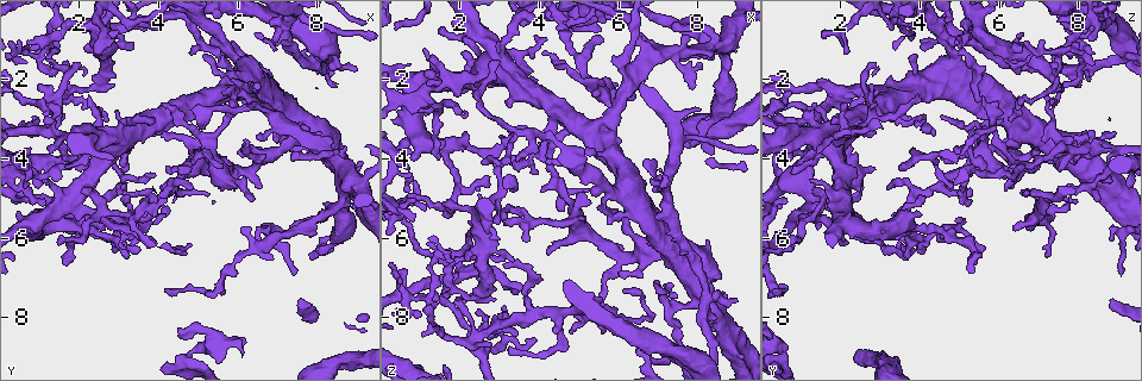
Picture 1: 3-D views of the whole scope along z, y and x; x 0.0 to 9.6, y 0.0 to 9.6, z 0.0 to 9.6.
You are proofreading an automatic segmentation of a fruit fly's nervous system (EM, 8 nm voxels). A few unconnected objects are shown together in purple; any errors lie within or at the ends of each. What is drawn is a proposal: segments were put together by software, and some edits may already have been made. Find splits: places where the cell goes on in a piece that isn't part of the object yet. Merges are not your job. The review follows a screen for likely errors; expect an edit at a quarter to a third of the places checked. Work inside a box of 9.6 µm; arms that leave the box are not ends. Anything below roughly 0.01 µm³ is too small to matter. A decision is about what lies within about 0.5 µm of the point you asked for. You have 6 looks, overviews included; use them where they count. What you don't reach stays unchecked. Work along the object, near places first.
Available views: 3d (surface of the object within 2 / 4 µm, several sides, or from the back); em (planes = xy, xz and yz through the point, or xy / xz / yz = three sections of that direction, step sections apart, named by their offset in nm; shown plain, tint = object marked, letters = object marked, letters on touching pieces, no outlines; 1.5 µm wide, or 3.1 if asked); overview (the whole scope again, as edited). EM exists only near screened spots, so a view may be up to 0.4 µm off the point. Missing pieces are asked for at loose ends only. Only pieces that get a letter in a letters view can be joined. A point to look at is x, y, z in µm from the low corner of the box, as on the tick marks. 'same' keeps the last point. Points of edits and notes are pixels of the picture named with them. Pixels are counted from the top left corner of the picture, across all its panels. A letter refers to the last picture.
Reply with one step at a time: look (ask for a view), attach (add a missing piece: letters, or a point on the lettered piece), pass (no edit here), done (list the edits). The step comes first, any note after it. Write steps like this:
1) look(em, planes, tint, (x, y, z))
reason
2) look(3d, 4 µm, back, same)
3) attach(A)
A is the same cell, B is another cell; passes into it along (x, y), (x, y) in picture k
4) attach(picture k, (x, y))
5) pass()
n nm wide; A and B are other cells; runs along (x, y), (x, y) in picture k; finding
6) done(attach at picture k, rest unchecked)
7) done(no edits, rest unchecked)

look(em, xz, step 8, letters, (7.60, 7.50, 8.85))
branch stops here

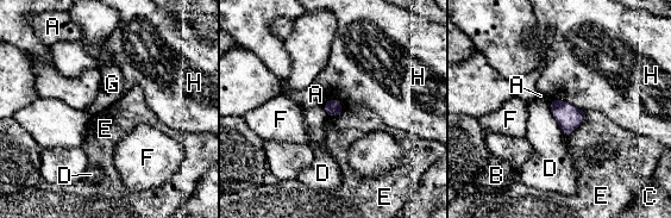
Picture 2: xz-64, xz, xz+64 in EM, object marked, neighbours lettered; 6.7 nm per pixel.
look(em, planes, letters, same)

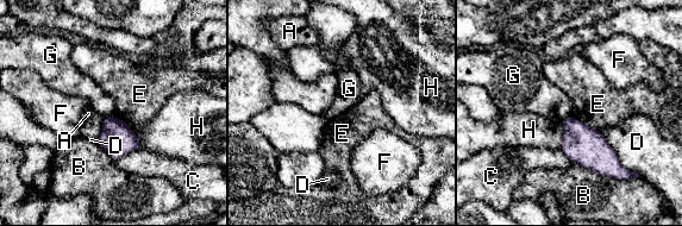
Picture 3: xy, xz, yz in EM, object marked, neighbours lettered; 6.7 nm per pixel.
pass()
D touches over 360 nm; A, B, C, D, E, F, G and H are other cells; border along (570, 115), (562, 119) in picture 3; no lettered piece goes on from it

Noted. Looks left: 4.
look(em, xz, step 4, tint, (4.55, 4.40, 0.80))
branch stops here

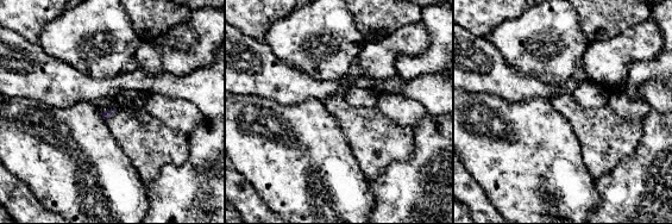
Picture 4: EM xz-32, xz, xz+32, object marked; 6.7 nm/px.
look(em, planes, letters, same)
cut it another way

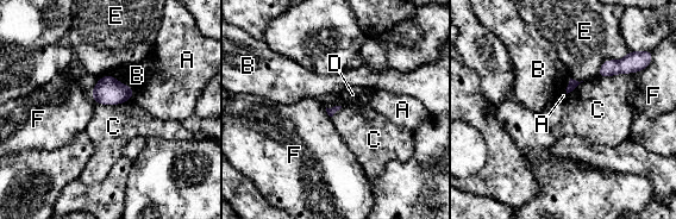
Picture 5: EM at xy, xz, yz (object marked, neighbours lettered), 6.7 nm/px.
pass()
A, B, C, D, E and F are other cells; border along (135, 95), (118, 104), (95, 104) in picture 5; no lettered piece goes on from it

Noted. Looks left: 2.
done(no edits, rest unchecked)

